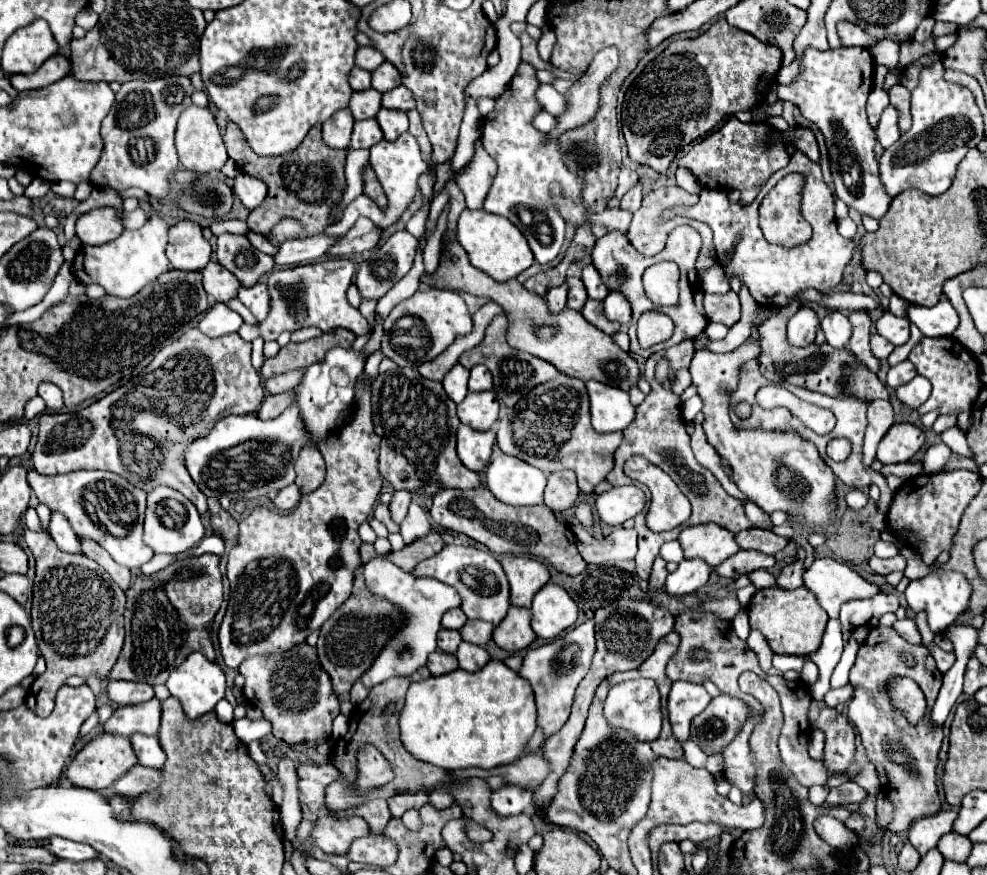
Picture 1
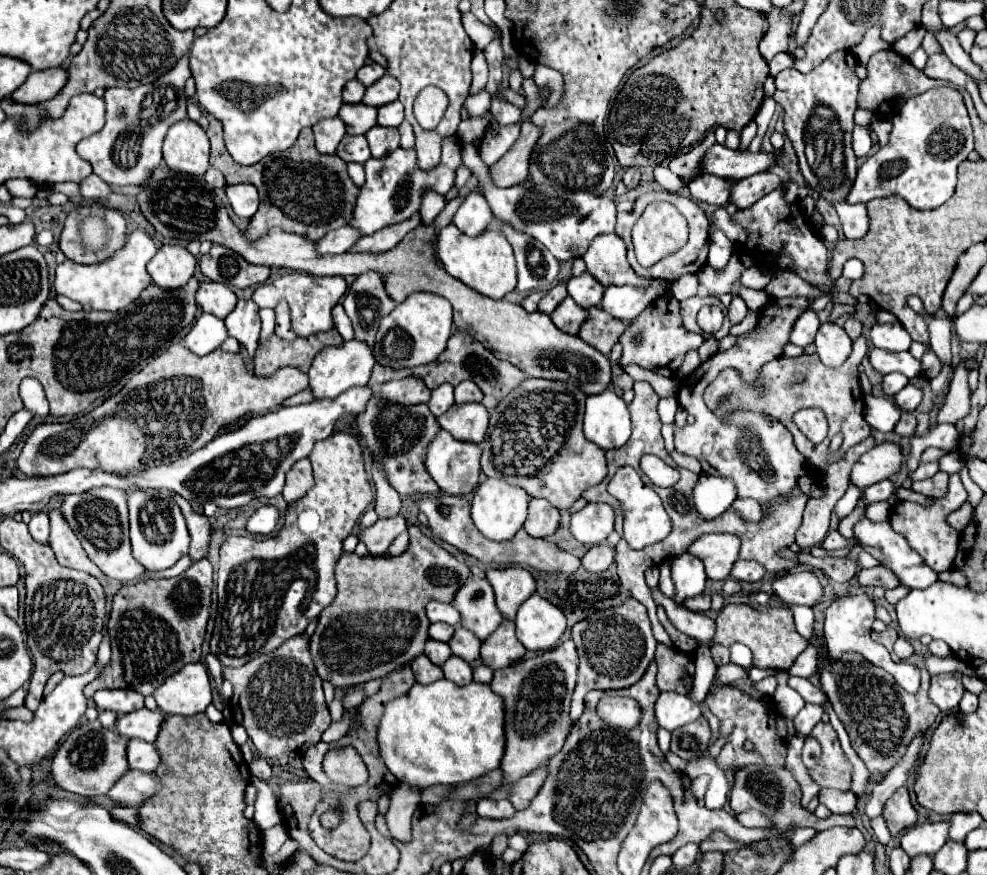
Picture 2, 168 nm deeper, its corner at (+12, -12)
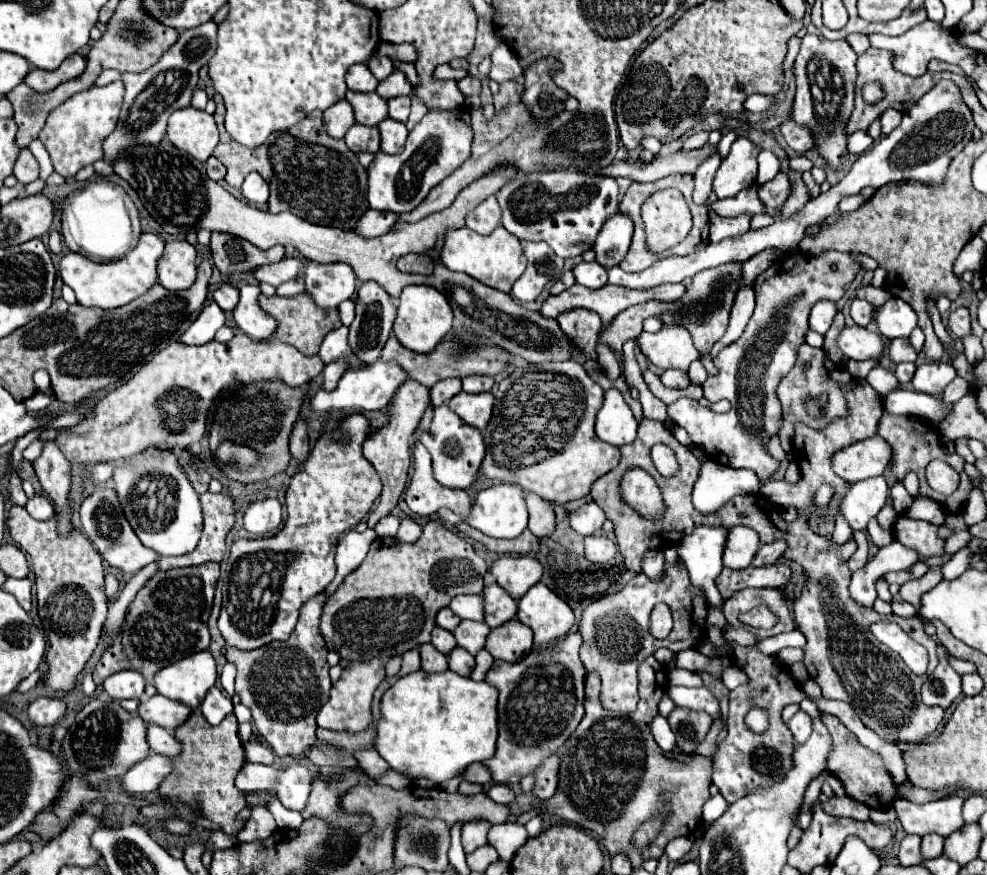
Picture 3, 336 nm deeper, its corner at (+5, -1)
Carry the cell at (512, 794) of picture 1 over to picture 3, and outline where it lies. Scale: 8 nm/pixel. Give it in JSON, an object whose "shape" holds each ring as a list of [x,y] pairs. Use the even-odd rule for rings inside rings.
{"shape":[[[493,783],[493,785],[489,787],[487,795],[489,795],[495,803],[501,803],[501,805],[511,803],[511,801],[513,801],[513,797],[515,797],[513,789],[511,789],[509,785],[503,785],[503,783]]]}

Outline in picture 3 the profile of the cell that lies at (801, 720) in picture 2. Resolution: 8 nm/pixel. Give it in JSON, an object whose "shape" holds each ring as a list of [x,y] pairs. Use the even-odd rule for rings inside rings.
{"shape":[[[799,711],[793,715],[793,719],[787,723],[787,727],[793,733],[793,743],[801,745],[811,735],[811,717],[807,717],[807,713]]]}

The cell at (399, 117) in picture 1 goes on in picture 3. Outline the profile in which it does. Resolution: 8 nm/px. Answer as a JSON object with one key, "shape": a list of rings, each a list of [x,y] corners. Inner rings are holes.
{"shape":[[[387,119],[387,121],[381,121],[377,127],[381,131],[381,151],[383,153],[401,153],[405,139],[407,139],[405,123]]]}

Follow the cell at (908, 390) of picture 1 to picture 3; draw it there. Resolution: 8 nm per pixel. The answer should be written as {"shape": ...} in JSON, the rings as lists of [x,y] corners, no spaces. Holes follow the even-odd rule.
{"shape":[[[931,361],[931,363],[921,363],[915,371],[913,377],[913,387],[915,391],[929,393],[929,395],[941,395],[947,383],[955,379],[955,369],[947,361]]]}

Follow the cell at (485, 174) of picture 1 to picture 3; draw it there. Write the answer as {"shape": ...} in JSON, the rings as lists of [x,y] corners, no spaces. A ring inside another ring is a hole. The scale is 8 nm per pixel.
{"shape":[[[491,195],[489,199],[485,199],[469,217],[467,217],[467,227],[481,233],[481,235],[489,235],[497,225],[501,223],[501,209],[499,203],[495,199],[495,195]]]}

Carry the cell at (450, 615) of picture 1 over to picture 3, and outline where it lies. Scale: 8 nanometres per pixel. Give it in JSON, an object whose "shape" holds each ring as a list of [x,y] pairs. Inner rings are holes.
{"shape":[[[445,607],[437,613],[437,625],[447,629],[447,631],[453,631],[459,623],[461,623],[461,617],[457,617],[449,607]]]}

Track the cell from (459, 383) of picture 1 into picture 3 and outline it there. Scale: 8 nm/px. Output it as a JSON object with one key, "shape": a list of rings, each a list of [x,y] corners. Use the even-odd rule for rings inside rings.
{"shape":[[[443,379],[439,381],[433,389],[431,389],[431,403],[437,407],[437,405],[443,405],[447,403],[453,395],[457,395],[461,391],[461,379]]]}

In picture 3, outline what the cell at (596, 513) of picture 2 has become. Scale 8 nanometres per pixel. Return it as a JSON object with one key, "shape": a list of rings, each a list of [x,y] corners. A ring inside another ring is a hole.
{"shape":[[[591,501],[583,507],[579,507],[577,511],[571,511],[569,513],[569,525],[575,533],[579,535],[593,535],[593,533],[599,533],[601,531],[601,525],[605,521],[605,513],[603,509]]]}

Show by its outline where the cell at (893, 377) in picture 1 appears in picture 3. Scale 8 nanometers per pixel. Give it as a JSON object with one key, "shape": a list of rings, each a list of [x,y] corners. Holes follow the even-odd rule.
{"shape":[[[899,363],[897,369],[895,369],[895,377],[899,379],[899,383],[909,383],[913,379],[913,373],[915,373],[915,363]]]}

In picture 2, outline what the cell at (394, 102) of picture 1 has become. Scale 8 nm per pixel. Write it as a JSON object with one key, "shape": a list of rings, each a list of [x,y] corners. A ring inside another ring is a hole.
{"shape":[[[394,100],[378,108],[378,124],[380,126],[400,126],[404,120],[404,106]]]}

